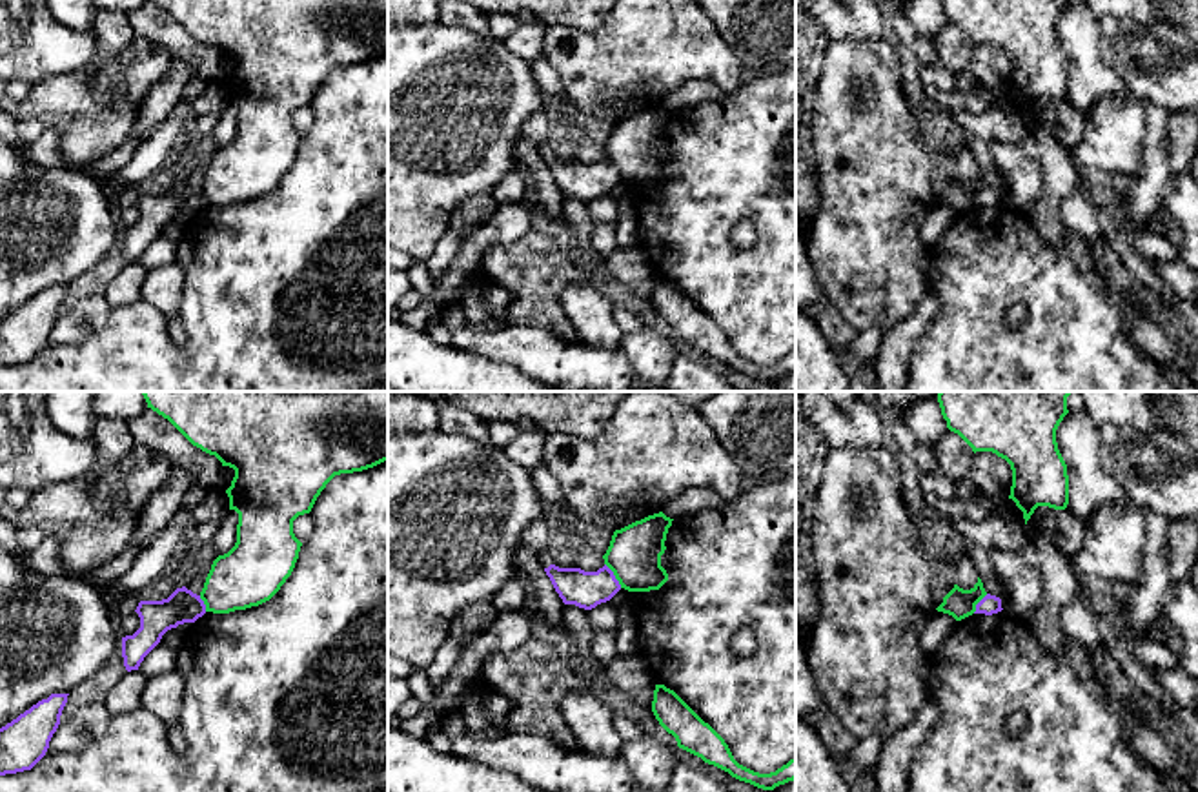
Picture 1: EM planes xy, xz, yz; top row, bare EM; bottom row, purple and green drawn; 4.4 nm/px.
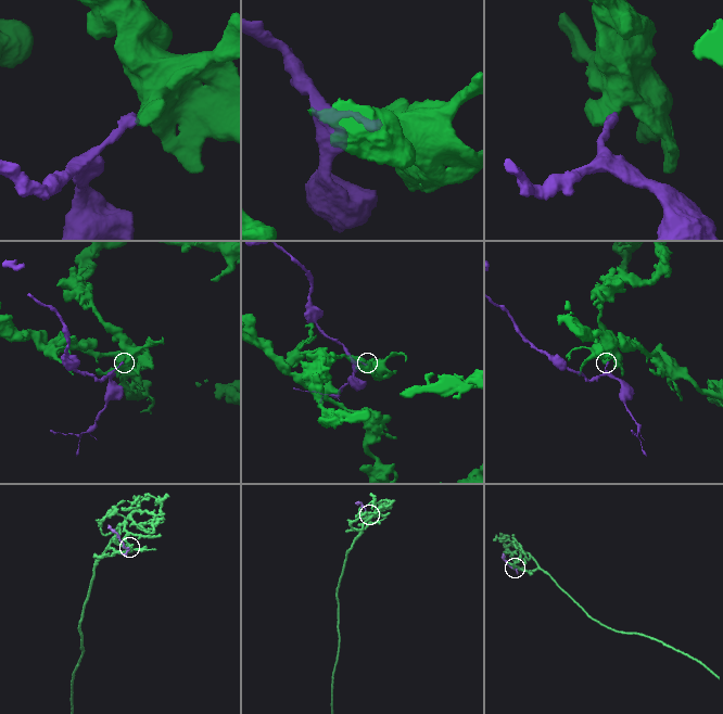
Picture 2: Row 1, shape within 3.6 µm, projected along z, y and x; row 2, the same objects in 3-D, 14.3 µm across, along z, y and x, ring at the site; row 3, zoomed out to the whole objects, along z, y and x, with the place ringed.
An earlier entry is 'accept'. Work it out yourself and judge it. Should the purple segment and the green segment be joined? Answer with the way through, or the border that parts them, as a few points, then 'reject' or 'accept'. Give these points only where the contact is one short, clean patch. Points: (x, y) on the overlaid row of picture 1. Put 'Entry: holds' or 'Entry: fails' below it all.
border along xz (605, 563), (621, 587); reject
Entry: fails

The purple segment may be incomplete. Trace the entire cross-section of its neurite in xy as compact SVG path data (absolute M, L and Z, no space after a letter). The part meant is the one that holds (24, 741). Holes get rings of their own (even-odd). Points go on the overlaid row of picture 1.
M51 694L0 728L0 776L31 770L47 752L69 694Z

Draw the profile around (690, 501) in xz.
M692 488L692 490L685 490L683 493L679 493L677 497L670 499L665 506L663 506L663 513L670 519L675 517L686 517L692 513L697 513L701 510L712 510L719 504L723 504L723 497L714 493L712 490L706 488Z

